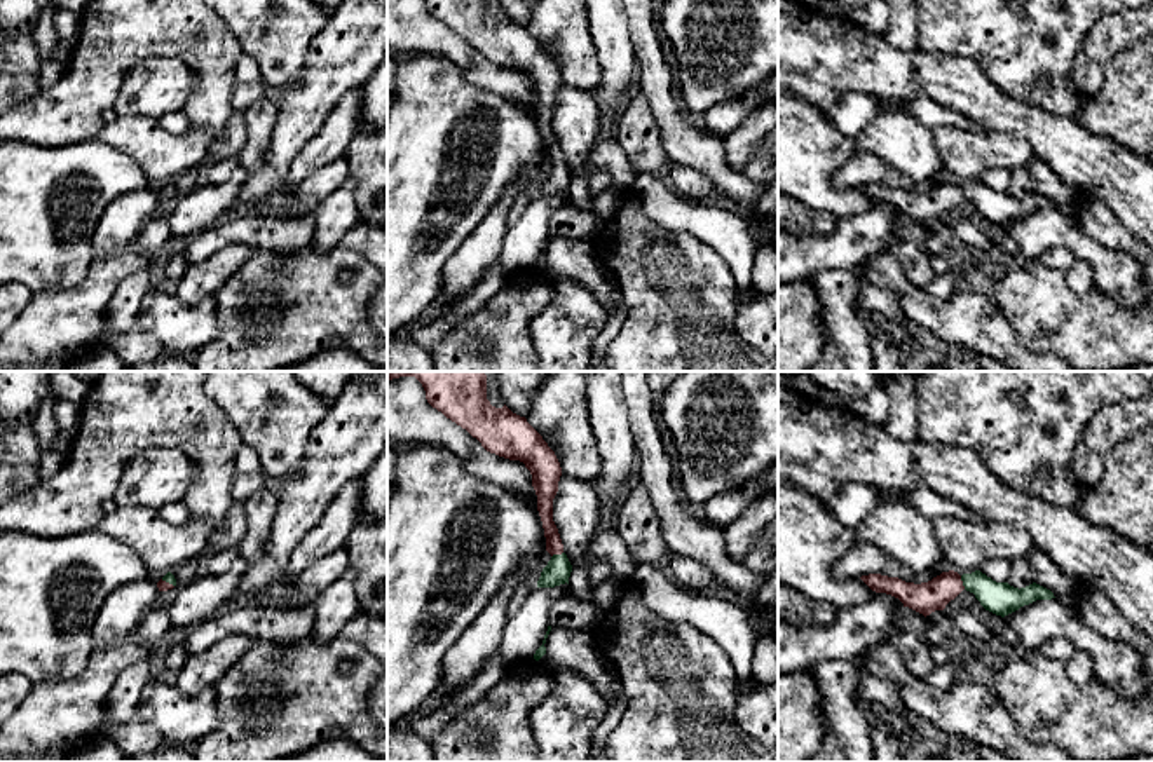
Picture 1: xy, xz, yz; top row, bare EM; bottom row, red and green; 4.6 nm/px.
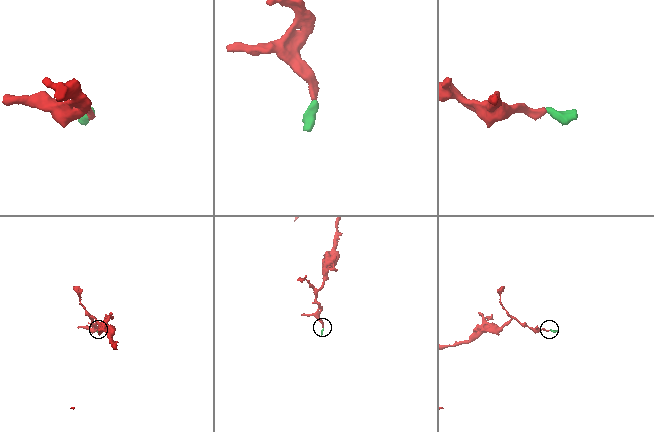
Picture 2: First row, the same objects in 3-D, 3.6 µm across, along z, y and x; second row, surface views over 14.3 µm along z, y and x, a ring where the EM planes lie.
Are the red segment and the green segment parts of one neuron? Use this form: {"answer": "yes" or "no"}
{"answer": "yes"}

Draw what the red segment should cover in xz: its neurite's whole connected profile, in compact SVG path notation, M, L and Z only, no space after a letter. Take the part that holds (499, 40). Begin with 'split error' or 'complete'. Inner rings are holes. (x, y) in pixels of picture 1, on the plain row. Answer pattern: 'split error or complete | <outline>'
split error | M426 0L426 9L433 17L476 47L487 61L525 73L537 105L546 160L551 164L541 181L537 197L569 194L572 174L563 162L563 153L553 131L553 108L562 85L555 61L525 26L513 23L506 14L502 17L492 16L487 9L487 0Z

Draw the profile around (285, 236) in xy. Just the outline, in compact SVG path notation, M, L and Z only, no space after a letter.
M248 211L246 214L229 214L216 225L178 242L178 246L188 262L206 260L227 244L244 244L251 249L291 255L310 244L312 232L312 214L272 218Z

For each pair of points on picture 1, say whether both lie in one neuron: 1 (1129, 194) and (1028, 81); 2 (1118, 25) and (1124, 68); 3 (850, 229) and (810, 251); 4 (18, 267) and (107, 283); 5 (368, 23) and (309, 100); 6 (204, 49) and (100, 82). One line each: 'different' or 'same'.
1: different
2: different
3: same
4: different
5: same
6: same

